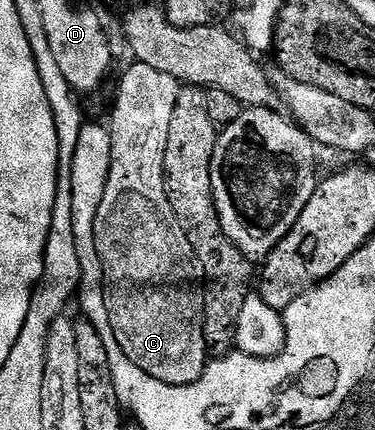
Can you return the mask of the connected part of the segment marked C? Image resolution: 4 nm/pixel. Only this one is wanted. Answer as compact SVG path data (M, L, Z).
M139 63L132 66L120 77L120 90L116 93L116 102L112 105L112 158L110 159L110 179L106 183L106 195L102 195L102 203L98 206L98 219L94 219L94 243L98 243L98 259L102 259L102 271L104 272L104 290L106 291L106 311L110 311L110 327L114 327L114 335L118 343L122 343L122 351L146 375L154 375L154 379L162 379L162 383L171 385L189 385L194 383L204 374L204 368L208 366L210 354L208 344L204 338L204 295L198 288L196 290L196 277L198 281L198 269L194 264L192 244L186 239L186 231L182 223L178 223L178 215L174 215L174 207L170 207L170 199L164 182L164 160L166 159L166 143L170 139L170 119L174 115L174 103L178 103L182 85L170 75L162 71L154 71L154 67L146 67Z

